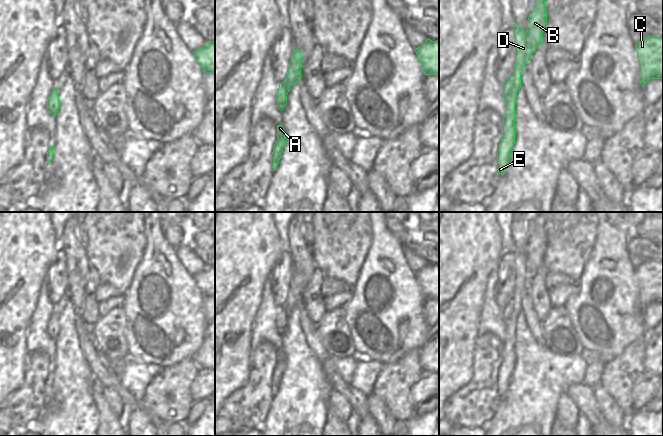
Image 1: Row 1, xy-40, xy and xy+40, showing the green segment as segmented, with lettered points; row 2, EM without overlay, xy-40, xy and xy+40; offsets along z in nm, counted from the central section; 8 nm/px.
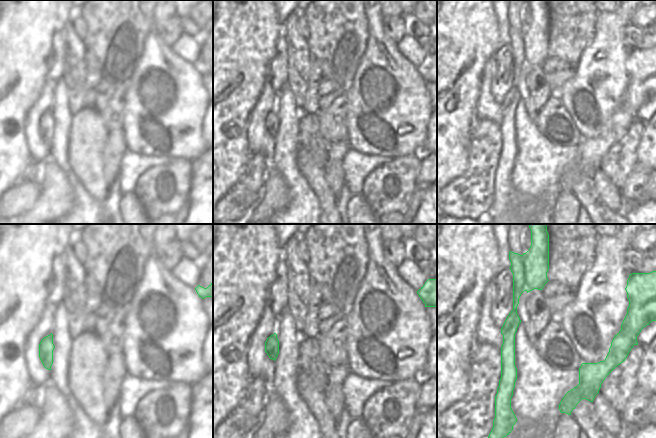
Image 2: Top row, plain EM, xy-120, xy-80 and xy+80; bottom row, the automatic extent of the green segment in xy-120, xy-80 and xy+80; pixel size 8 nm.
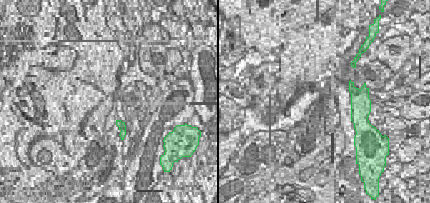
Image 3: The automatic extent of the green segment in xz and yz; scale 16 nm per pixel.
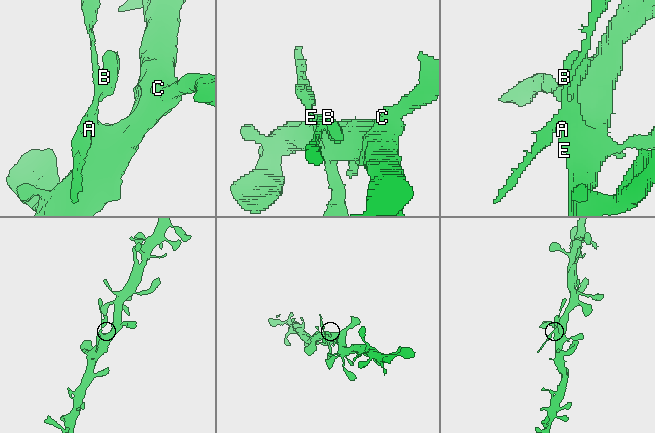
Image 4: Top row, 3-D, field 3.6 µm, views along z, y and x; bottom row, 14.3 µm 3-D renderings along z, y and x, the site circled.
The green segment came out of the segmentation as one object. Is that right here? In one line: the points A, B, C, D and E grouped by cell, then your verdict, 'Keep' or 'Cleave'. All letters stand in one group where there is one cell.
Groups: A B C E / D. Cleave

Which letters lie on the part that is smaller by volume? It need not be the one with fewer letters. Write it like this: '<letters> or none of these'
D

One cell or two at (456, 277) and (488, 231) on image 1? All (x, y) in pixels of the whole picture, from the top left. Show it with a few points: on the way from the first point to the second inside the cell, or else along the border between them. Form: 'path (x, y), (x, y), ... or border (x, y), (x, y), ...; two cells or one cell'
path (456, 266), (456, 263), (477, 242); one cell

